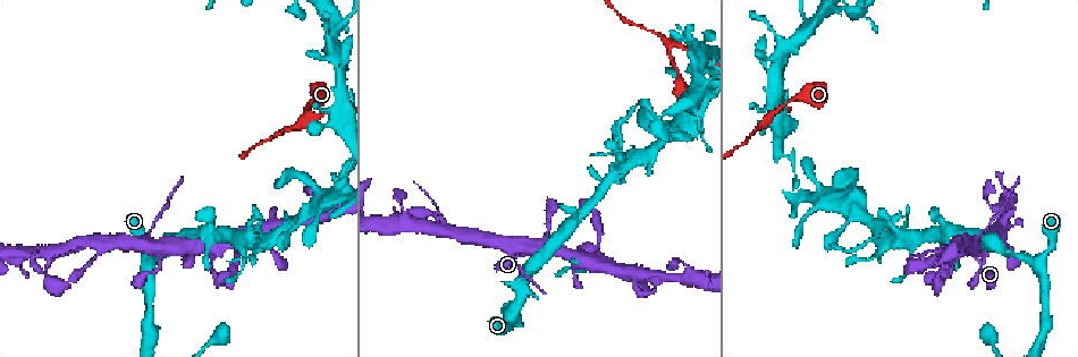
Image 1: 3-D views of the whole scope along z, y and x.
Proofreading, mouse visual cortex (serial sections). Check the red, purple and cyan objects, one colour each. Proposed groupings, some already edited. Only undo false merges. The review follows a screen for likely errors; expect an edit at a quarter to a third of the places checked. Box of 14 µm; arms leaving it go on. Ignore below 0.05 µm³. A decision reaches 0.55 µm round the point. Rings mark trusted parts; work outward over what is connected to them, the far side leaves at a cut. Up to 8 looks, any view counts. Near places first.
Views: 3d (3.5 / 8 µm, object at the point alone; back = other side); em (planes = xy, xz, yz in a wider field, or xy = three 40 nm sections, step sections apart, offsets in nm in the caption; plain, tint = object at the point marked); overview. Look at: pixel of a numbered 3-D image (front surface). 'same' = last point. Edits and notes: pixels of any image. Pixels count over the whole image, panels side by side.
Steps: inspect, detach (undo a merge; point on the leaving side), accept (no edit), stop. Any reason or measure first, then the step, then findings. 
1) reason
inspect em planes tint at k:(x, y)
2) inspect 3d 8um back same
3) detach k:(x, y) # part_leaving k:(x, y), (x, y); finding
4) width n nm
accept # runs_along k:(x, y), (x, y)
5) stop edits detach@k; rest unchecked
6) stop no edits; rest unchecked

inspect 3d 3.5um at 1:(243, 258)

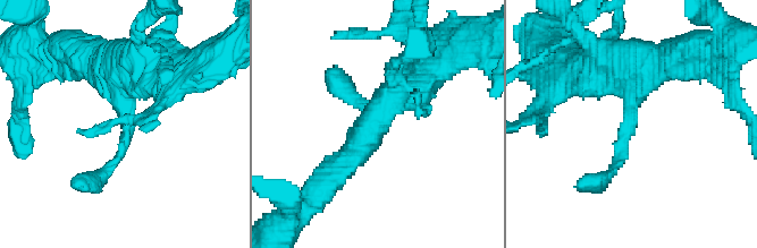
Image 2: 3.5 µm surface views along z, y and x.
accept # runs_along 2:(650, 59), (602, 180); continuous, no second cell

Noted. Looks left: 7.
two arms in line, one across
inspect 3d 3.5um at 1:(670, 45)

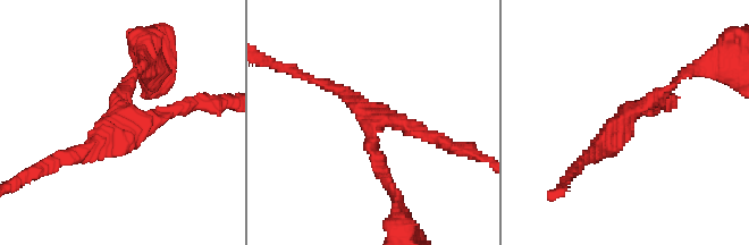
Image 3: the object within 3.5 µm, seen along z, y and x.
arm_widths 150, 200, 200 nm
accept # runs_along 3:(679, 78), (589, 155); all the same cell

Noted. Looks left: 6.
thick turns thin
inspect em xy step 5 tint at 1:(514, 254)

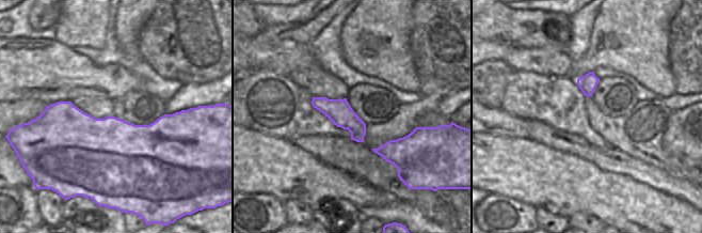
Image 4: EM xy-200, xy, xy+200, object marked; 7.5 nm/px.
see where the arms go
inspect 3d 3.5um same

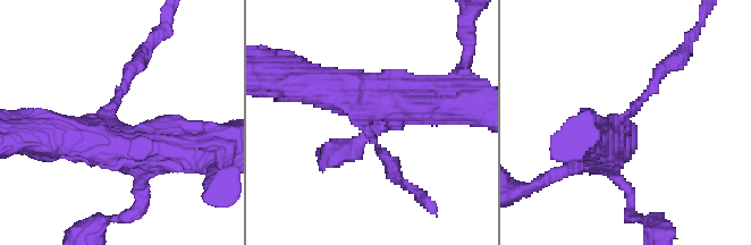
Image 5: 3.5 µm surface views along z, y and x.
arm_widths 150, 450 nm
detach 5:(675, 59) # a second cell is stuck on

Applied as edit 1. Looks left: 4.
stop edits detach@5; rest unchecked

